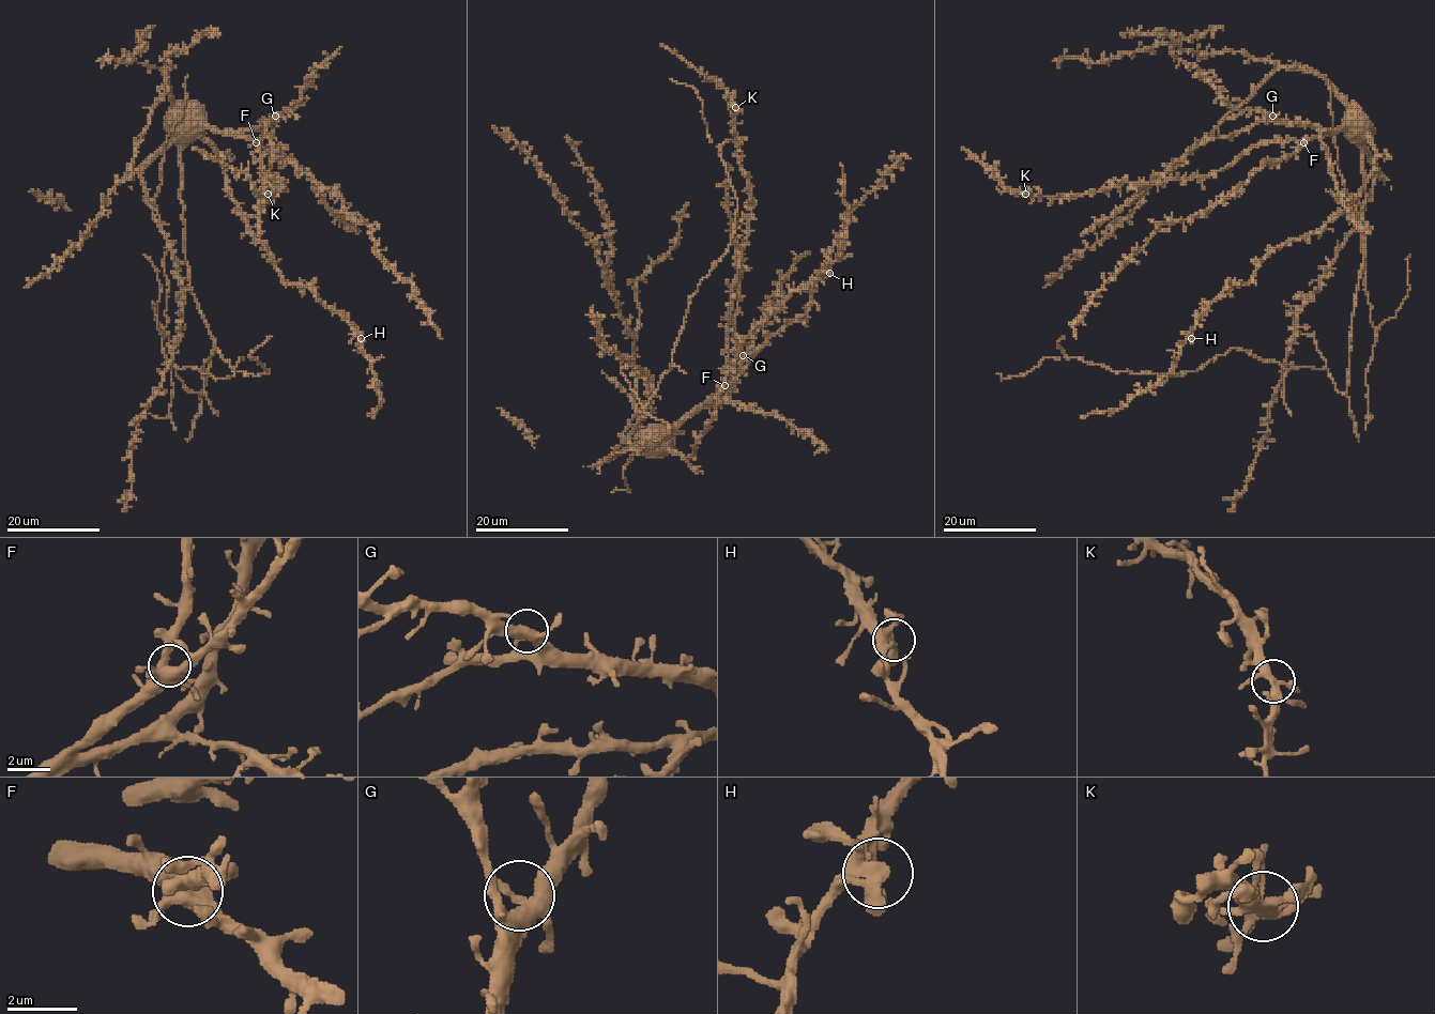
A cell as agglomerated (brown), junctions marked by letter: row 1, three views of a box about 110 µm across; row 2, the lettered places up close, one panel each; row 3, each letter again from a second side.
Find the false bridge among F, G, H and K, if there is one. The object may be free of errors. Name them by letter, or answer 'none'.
none

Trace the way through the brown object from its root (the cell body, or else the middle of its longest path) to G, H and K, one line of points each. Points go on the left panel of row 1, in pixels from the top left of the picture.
G: (191, 118), (189, 129), (253, 131), (269, 124), (275, 116)
H: (191, 118), (189, 129), (213, 148), (229, 197), (266, 247), (281, 279), (308, 287), (361, 338)
K: (191, 118), (189, 129), (232, 131), (258, 141), (263, 173), (278, 184), (283, 183), (278, 190), (268, 195)

